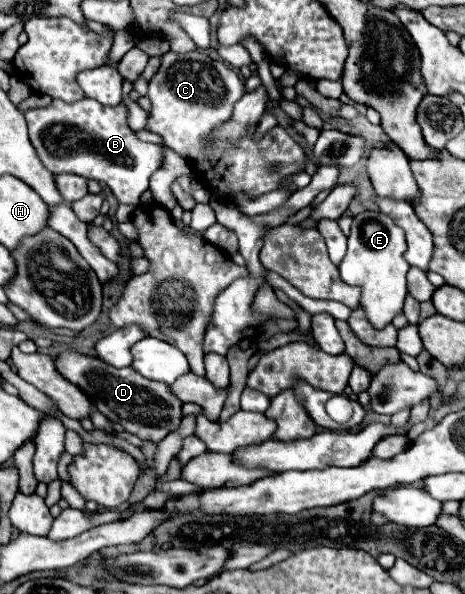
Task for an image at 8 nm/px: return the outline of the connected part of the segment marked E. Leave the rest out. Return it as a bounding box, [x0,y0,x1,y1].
[339,210,409,328]

